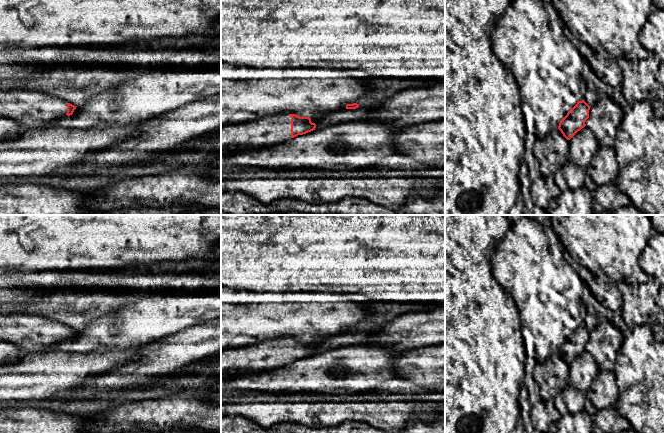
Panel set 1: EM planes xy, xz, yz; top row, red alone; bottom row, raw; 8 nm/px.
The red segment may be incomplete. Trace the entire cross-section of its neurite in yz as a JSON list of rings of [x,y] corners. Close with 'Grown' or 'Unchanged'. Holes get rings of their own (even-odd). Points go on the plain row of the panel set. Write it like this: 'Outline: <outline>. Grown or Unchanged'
Outline: [[[584,324],[578,325],[560,345],[558,353],[567,364],[570,364],[578,355],[586,350],[585,346],[589,342],[590,331]]]. Unchanged

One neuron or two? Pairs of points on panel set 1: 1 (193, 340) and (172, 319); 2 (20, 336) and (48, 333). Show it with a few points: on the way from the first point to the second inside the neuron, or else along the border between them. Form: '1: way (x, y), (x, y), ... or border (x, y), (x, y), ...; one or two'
1: border (193, 325), (181, 331); two
2: way (27, 333), (41, 333); one

